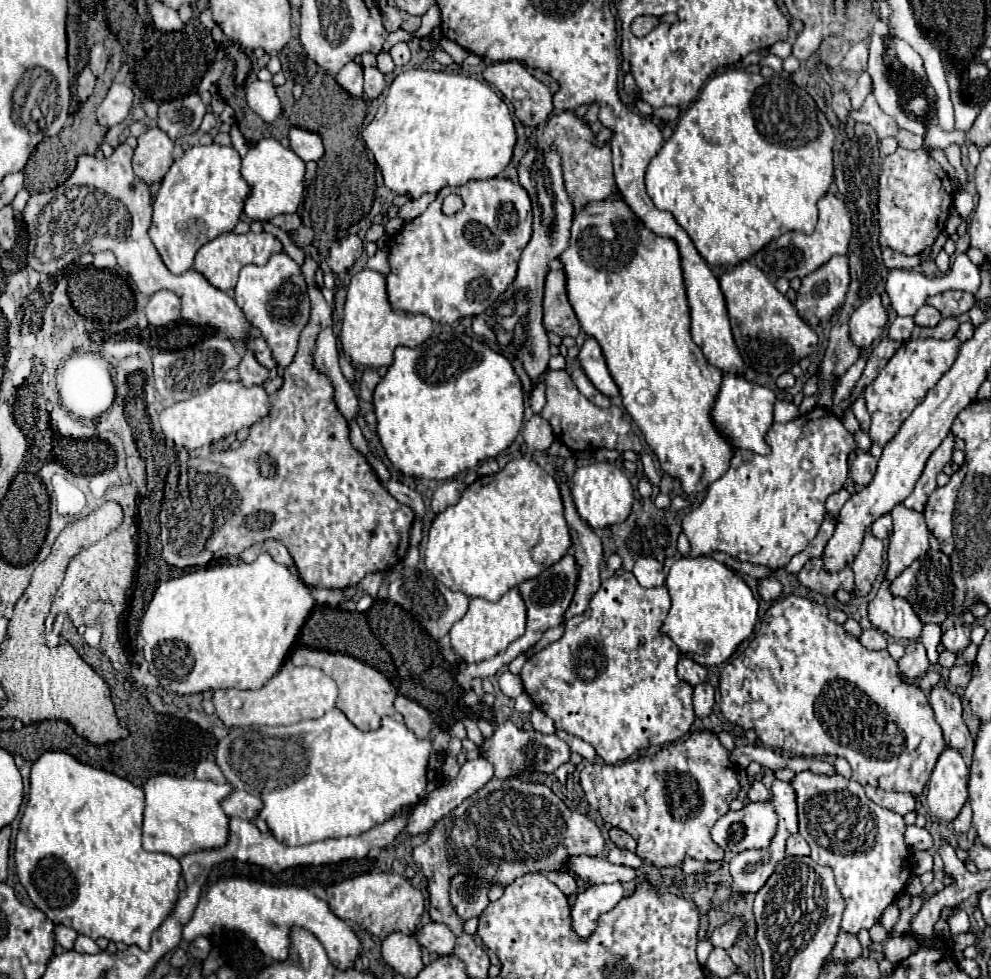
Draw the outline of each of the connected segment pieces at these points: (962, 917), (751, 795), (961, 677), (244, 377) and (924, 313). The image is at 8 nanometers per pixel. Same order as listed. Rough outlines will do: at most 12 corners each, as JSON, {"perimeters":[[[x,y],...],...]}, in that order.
{"perimeters":[[[958,908],[950,912],[952,934],[970,930],[970,918]],[[760,780],[748,788],[748,800],[768,800],[768,788]],[[970,666],[950,668],[950,682],[964,688],[970,680]],[[246,352],[238,372],[244,386],[262,384],[268,370]],[[922,306],[914,316],[918,326],[936,326],[942,314]]]}

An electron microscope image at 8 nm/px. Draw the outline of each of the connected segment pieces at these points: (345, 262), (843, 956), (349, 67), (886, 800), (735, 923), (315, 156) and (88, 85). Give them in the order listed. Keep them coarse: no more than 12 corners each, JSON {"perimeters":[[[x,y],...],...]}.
{"perimeters":[[[346,236],[332,244],[326,264],[334,274],[354,266],[362,240]],[[840,930],[832,958],[850,962],[862,954],[858,938]],[[348,62],[336,82],[354,98],[362,98],[362,66]],[[866,786],[872,802],[906,816],[916,808],[912,794]],[[742,920],[712,930],[712,946],[728,950],[736,942]],[[292,128],[290,150],[304,162],[320,160],[318,134]],[[86,66],[78,80],[76,90],[84,102],[94,88],[94,74]]]}

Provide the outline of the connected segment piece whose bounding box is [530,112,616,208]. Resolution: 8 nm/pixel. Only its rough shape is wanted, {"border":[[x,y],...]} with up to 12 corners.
{"border":[[574,112],[550,116],[532,146],[556,144],[574,208],[616,188],[610,148]]}

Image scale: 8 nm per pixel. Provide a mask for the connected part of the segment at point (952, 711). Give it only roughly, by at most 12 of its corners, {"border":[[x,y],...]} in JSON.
{"border":[[938,684],[928,694],[950,748],[972,762],[974,738],[960,696]]}

